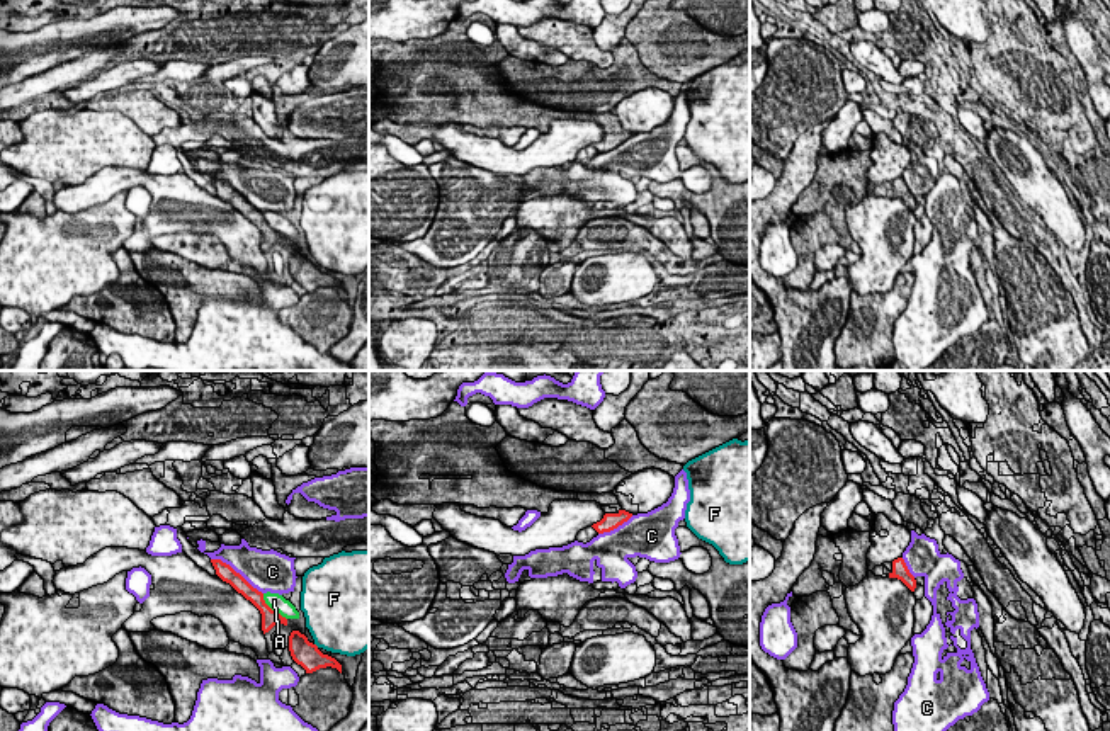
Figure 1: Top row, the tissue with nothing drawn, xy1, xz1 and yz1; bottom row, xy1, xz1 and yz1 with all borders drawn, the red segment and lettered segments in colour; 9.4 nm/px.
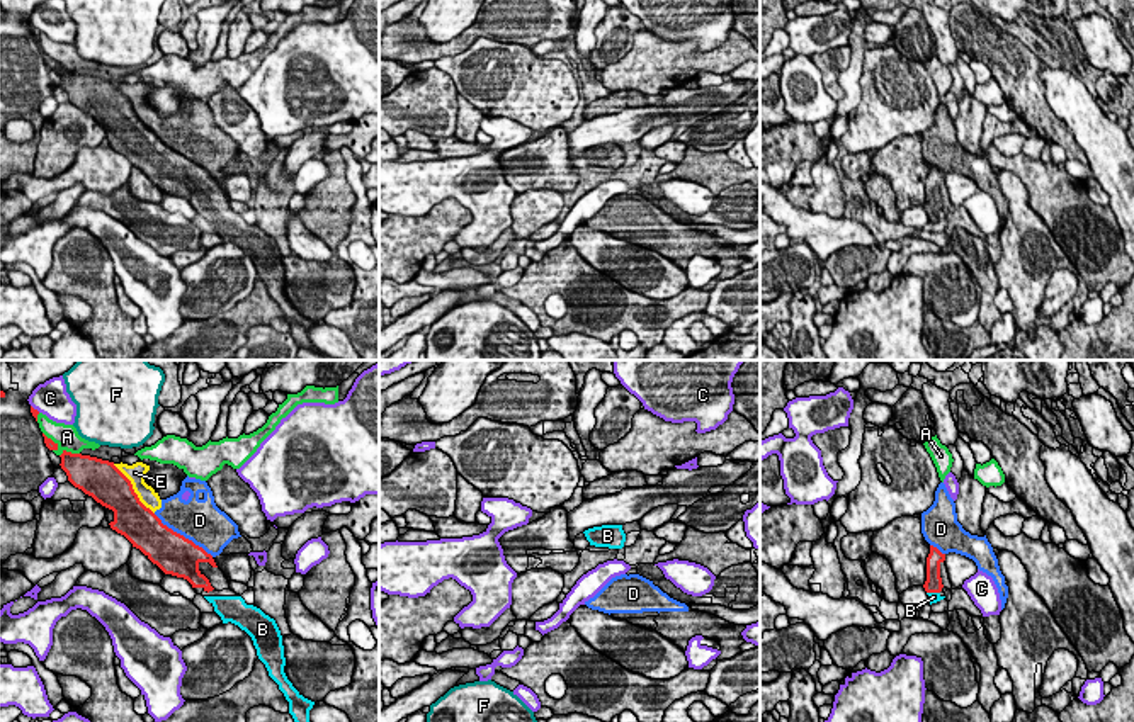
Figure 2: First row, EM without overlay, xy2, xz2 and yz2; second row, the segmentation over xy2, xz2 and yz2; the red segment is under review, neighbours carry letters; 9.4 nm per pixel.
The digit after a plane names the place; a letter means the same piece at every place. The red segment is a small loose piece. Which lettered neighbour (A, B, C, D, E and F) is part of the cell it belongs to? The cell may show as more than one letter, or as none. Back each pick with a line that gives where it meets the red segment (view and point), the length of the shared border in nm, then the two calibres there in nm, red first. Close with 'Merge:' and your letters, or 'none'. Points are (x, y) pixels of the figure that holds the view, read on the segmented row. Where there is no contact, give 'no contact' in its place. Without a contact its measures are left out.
B: contact yz2 (934, 592); length 130 nm; calibres 160 and 100 nm
Merge: B

